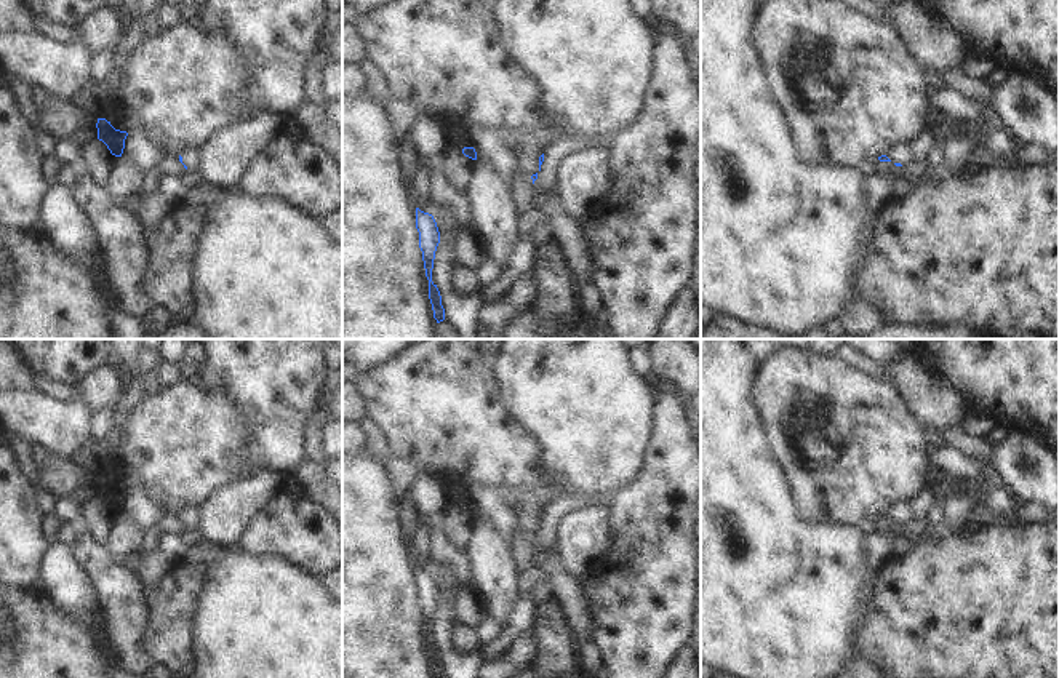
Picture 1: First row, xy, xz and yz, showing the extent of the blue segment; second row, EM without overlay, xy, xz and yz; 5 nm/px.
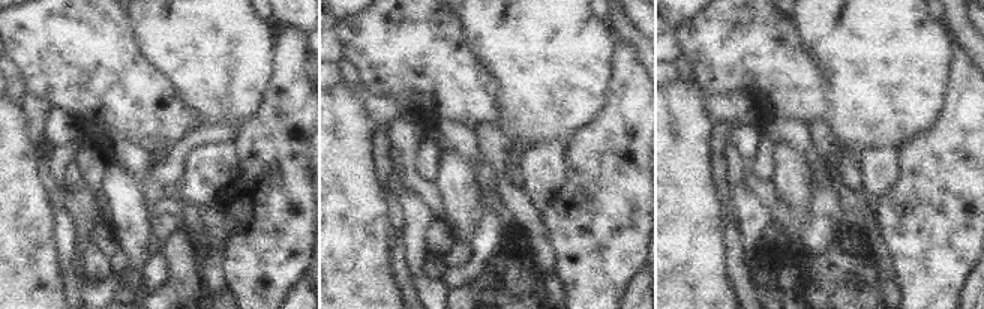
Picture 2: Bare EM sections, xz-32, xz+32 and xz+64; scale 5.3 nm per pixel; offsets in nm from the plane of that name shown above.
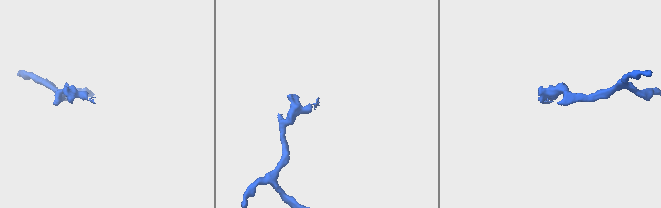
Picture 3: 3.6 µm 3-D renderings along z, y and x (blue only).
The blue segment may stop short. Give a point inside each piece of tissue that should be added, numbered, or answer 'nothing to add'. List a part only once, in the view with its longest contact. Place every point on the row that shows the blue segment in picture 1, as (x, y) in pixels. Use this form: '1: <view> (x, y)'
1: xz (565, 146)

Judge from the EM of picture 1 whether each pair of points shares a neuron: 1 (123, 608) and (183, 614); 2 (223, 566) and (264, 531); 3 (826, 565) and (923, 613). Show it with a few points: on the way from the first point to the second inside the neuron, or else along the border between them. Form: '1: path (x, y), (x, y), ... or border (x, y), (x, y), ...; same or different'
1: border (146, 590), (151, 608), (147, 648); different
2: border (239, 544), (258, 555), (279, 557); different
3: border (869, 603), (869, 613), (856, 638); different

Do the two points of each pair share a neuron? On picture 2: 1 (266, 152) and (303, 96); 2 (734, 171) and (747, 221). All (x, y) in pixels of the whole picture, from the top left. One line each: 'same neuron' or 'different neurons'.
1: same neuron
2: same neuron

